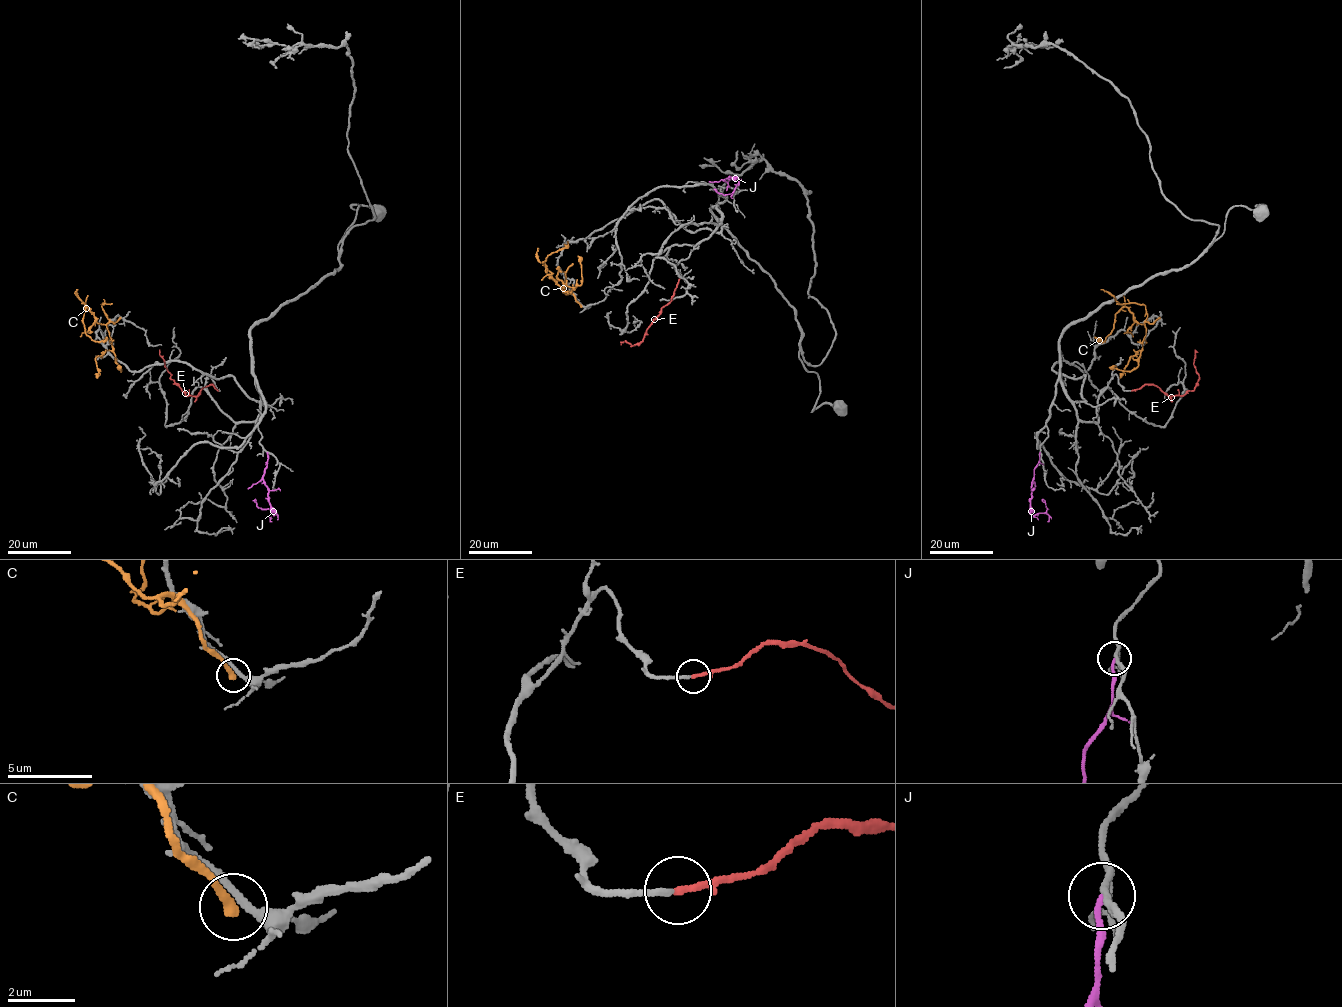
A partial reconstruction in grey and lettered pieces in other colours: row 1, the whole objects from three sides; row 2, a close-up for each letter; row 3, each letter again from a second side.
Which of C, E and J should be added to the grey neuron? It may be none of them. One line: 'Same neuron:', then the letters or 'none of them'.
Same neuron: E

